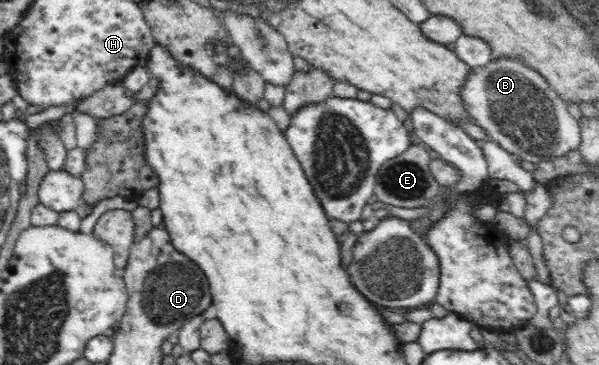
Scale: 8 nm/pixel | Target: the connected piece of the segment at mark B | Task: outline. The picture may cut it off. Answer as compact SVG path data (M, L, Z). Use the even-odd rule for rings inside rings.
M509 57L490 61L484 67L472 69L461 92L469 113L475 117L474 122L490 139L522 160L546 164L554 157L579 149L578 121L570 115L560 94L550 89L544 77L528 69L528 65L511 61Z

